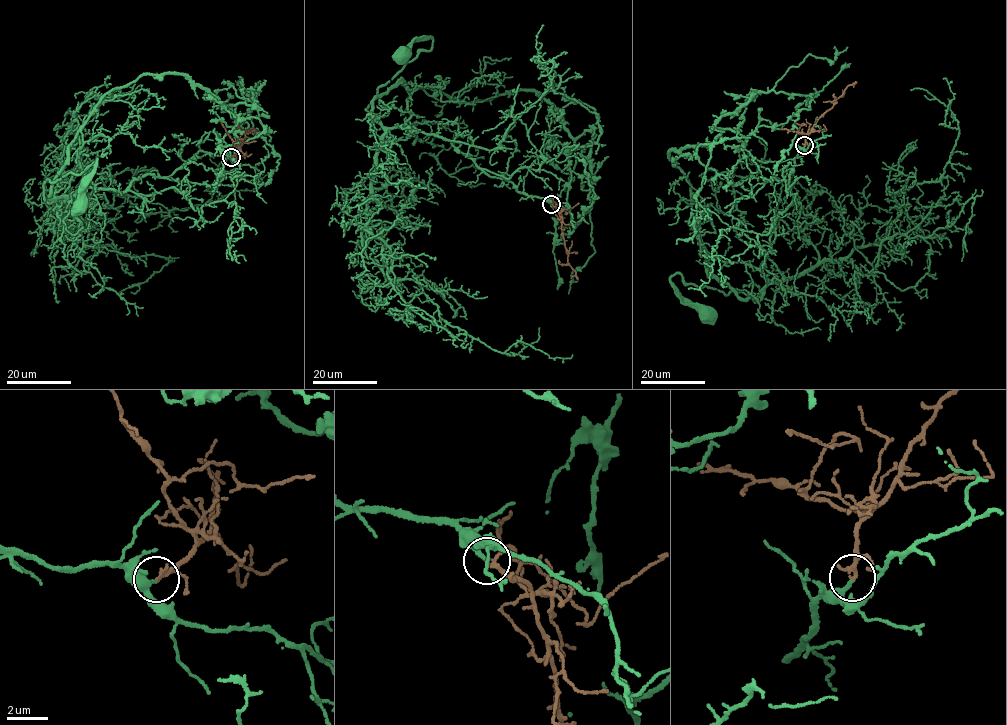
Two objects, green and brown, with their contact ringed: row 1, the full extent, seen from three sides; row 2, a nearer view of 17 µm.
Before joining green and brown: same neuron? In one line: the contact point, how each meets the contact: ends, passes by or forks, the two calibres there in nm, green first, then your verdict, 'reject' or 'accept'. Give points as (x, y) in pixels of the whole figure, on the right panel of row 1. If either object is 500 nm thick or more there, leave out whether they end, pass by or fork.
at (804, 145); green ends there; brown passes by; 240 nm thick on the green side, 160 nm on the other; accept

